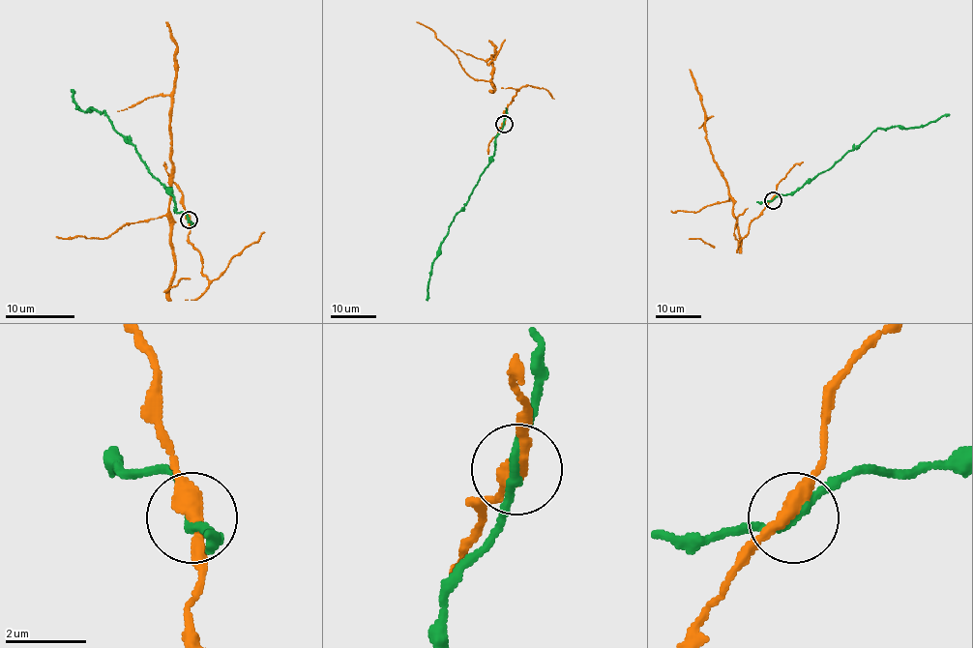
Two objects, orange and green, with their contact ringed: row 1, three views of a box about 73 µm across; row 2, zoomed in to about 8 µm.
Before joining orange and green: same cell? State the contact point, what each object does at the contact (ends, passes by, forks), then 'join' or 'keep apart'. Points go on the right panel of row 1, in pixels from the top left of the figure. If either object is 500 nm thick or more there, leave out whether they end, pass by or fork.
at (773, 200); orange passes by; green passes by; join

